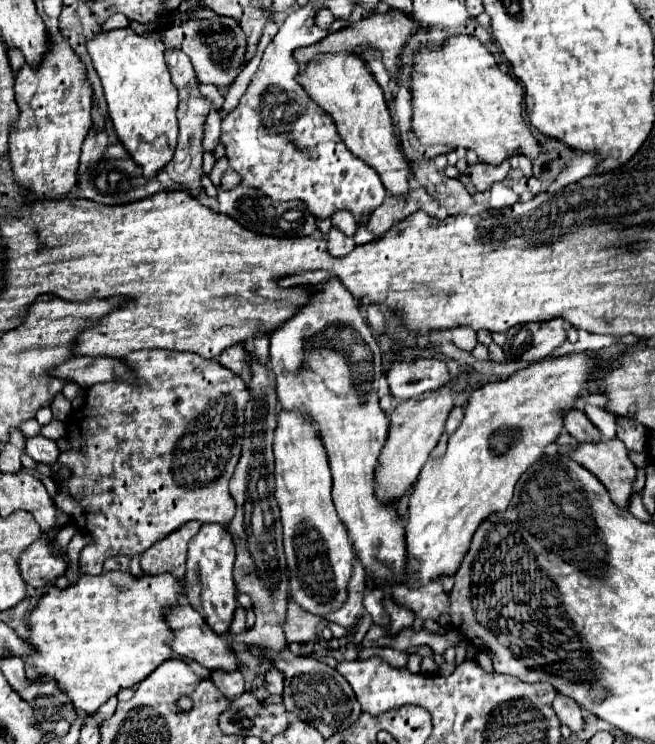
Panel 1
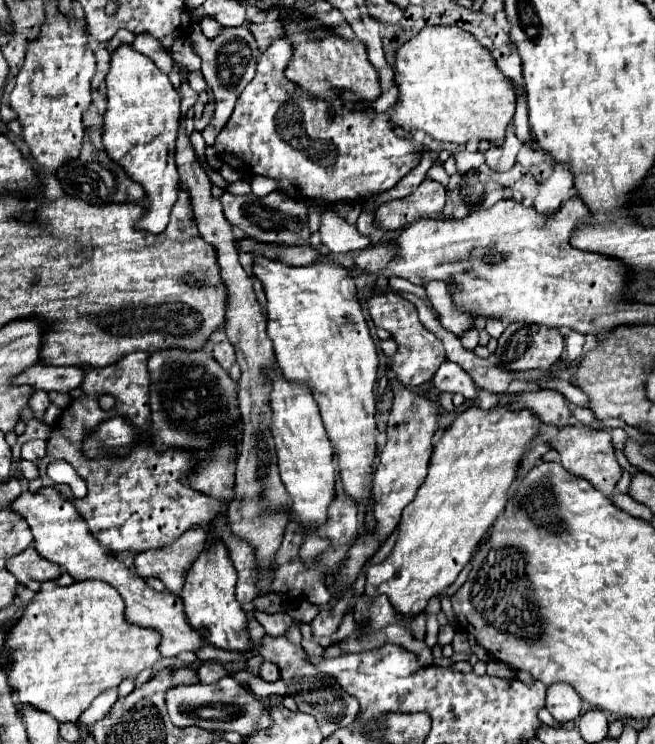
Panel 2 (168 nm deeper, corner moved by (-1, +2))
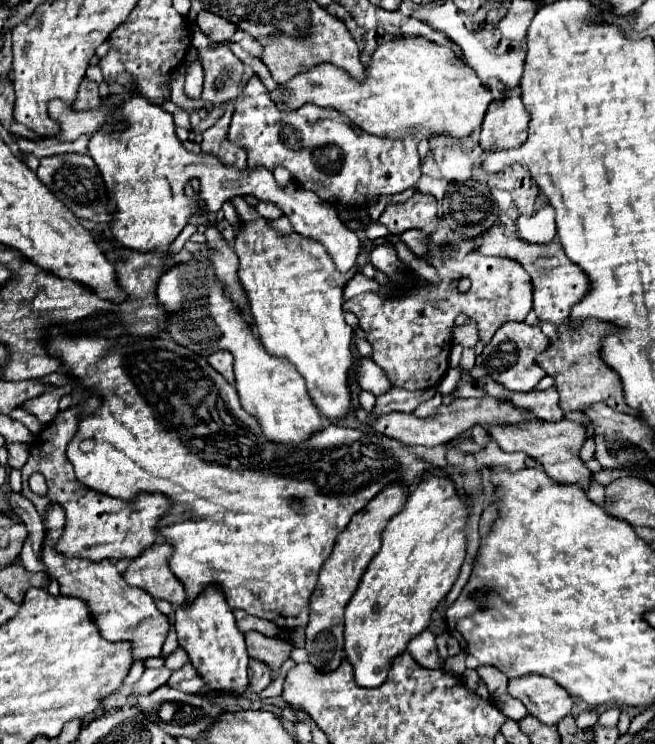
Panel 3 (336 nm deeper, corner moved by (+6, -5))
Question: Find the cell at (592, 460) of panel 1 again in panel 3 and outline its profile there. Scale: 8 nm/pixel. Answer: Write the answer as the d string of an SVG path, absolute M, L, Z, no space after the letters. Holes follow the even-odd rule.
M528 420L528 422L520 422L520 424L506 424L506 426L492 426L490 428L490 436L498 442L498 446L504 452L524 452L530 458L538 460L546 474L554 480L554 482L562 482L562 484L578 484L580 488L588 488L594 480L592 472L588 470L588 466L584 464L584 460L580 460L580 448L584 444L586 430L582 424L570 422L570 420L562 420L562 422L538 422Z

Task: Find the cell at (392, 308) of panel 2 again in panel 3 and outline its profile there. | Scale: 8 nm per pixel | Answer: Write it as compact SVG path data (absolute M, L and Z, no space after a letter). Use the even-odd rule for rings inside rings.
M462 252L456 256L434 256L430 264L438 270L438 282L428 284L422 292L416 292L412 278L406 278L408 282L398 284L400 290L394 296L362 292L344 302L344 310L350 308L358 316L360 328L368 334L368 342L374 348L372 360L388 374L392 386L406 390L432 388L442 380L450 358L450 328L460 312L478 324L480 340L488 344L504 322L522 322L532 308L530 276L518 260ZM462 278L472 282L468 292L458 290Z

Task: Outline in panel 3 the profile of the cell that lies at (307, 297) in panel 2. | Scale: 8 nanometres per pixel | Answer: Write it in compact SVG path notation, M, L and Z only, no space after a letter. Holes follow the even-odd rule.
M240 196L234 198L232 204L242 220L242 230L236 234L236 244L234 244L234 250L240 258L238 278L248 294L254 326L258 330L262 346L268 350L268 354L276 358L286 358L290 364L296 366L300 376L306 380L306 388L314 406L324 418L330 418L330 420L346 418L352 410L352 394L348 386L348 376L354 366L354 354L352 354L354 330L344 320L342 304L344 304L344 286L354 276L354 272L340 274L334 268L334 262L326 254L326 250L314 240L304 238L298 232L292 232L288 236L278 236L266 224L266 220L262 220L262 216L258 216L254 208L248 206Z

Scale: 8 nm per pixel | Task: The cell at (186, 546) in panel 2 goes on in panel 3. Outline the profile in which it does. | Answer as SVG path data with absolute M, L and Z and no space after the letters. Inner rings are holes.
M156 542L146 552L130 562L124 572L124 578L130 586L146 590L152 598L168 600L170 604L178 606L186 600L182 582L170 572L170 556L172 556L170 542Z

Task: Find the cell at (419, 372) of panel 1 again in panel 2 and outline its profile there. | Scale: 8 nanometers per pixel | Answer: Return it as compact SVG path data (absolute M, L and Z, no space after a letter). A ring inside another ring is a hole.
M445 361L435 377L433 377L433 383L439 391L447 391L447 393L461 393L465 399L477 399L479 391L473 383L473 379L457 365L457 363L451 363L451 361Z

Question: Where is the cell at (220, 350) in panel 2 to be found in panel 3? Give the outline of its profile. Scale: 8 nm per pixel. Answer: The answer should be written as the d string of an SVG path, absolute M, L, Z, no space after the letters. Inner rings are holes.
M218 350L218 352L210 354L210 356L208 356L208 364L210 364L214 370L218 370L232 386L236 384L236 380L234 380L234 370L232 370L232 354L230 354L228 350Z

